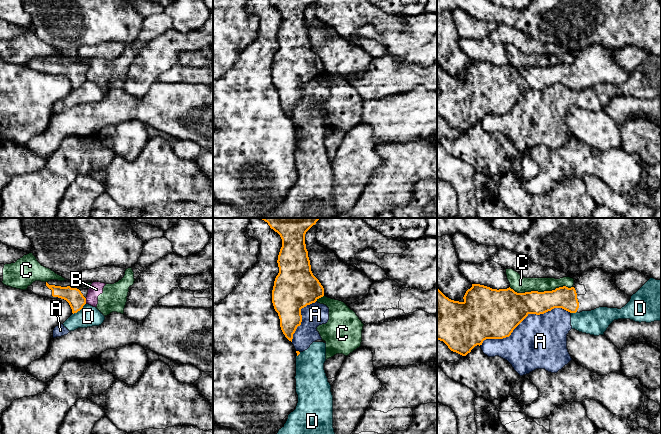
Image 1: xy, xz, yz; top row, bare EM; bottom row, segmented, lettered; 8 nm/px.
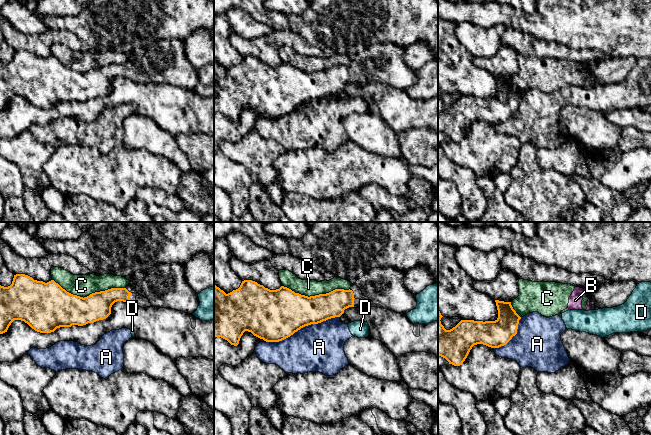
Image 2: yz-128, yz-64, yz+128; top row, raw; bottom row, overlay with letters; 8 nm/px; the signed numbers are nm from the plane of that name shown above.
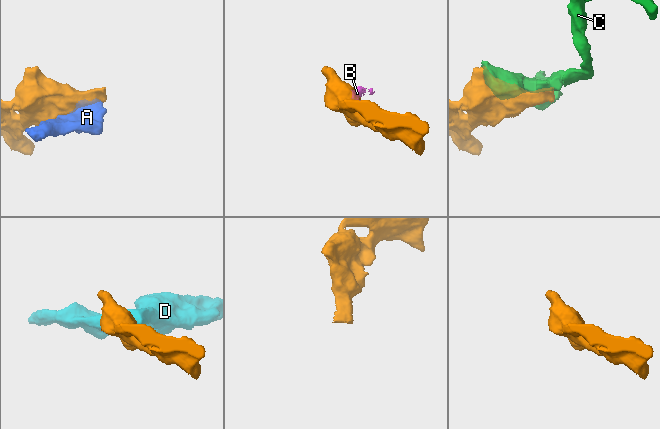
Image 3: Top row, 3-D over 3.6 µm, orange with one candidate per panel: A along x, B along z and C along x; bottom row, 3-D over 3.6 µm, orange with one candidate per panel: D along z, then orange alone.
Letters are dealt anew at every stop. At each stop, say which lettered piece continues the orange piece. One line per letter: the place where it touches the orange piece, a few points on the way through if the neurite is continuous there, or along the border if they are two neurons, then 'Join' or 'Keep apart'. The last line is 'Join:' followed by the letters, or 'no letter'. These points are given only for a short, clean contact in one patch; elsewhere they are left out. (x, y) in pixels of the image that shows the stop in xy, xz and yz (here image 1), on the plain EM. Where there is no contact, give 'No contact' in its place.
A: Touches orange at yz (524, 94). Keep apart
B: Touches orange at xy (85, 77). Boundary: xy (85, 74), (86, 79). Keep apart
C: Touches orange at yz (540, 68). Keep apart
D: Touches orange at xy (79, 86). Boundary: xy (85, 79), (73, 90). Keep apart
Join: no letter

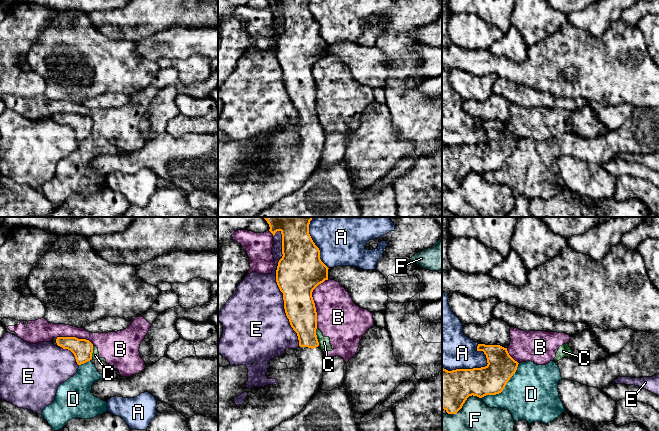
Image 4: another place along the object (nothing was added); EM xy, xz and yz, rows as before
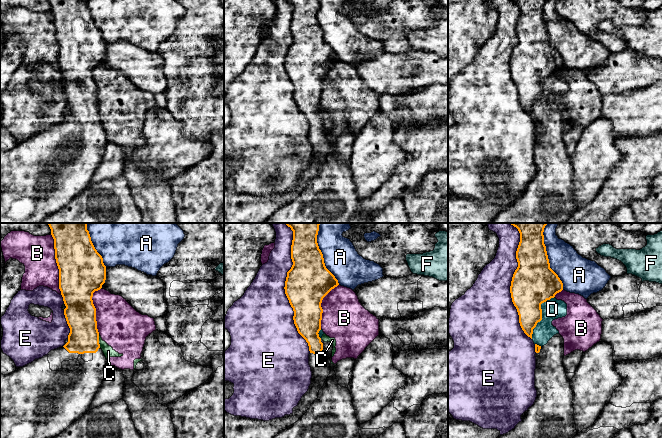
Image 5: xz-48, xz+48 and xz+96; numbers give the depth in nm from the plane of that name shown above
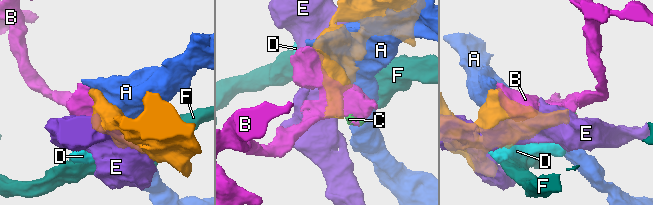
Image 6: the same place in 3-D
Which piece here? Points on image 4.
A: Touches orange at yz (465, 145). Keep apart
B: Touches orange at xz (313, 77). Keep apart
C: Touches orange at xz (316, 113). Boundary: xz (316, 104), (316, 114), (319, 121). Keep apart
D: Touches orange at yz (504, 163). Keep apart
E: Touches orange at xz (278, 62). Keep apart
F: Touches orange at yz (464, 178). Keep apart
Join: no letter

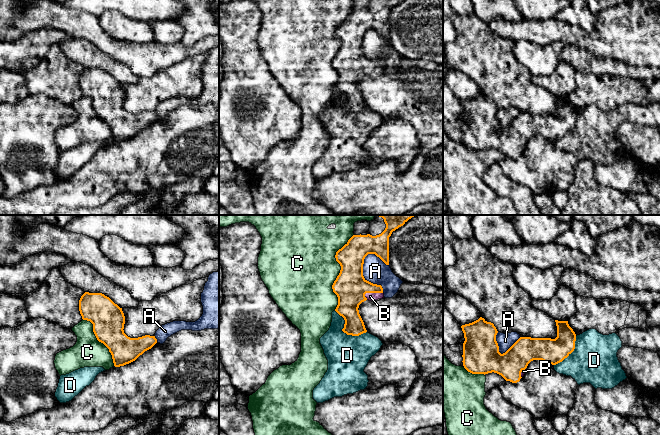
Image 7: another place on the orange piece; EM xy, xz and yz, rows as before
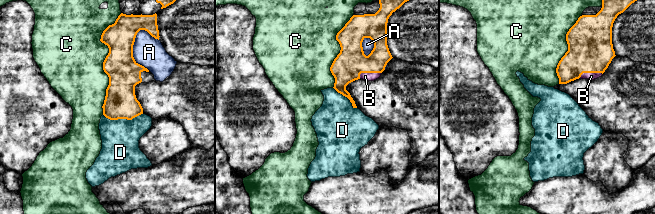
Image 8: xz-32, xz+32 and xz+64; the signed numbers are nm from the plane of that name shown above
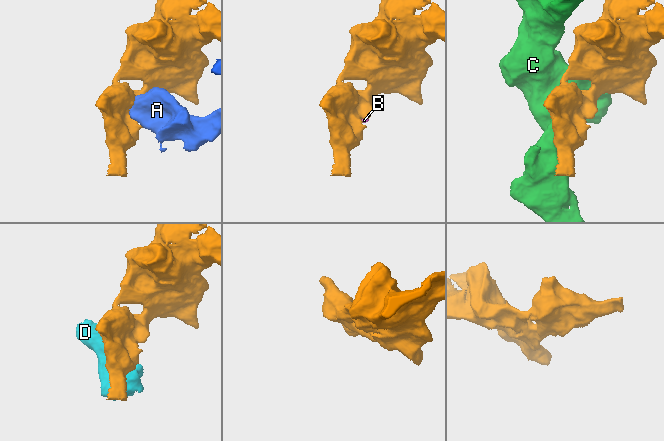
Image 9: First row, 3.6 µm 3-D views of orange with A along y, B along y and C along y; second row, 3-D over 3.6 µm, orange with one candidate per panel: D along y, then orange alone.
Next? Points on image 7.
A: Touches orange at xz (363, 53). Keep apart
B: Touches orange at xz (372, 68). Join
C: Touches orange at xz (340, 48). Keep apart
D: Touches orange at xz (344, 108). Keep apart
Join: B

